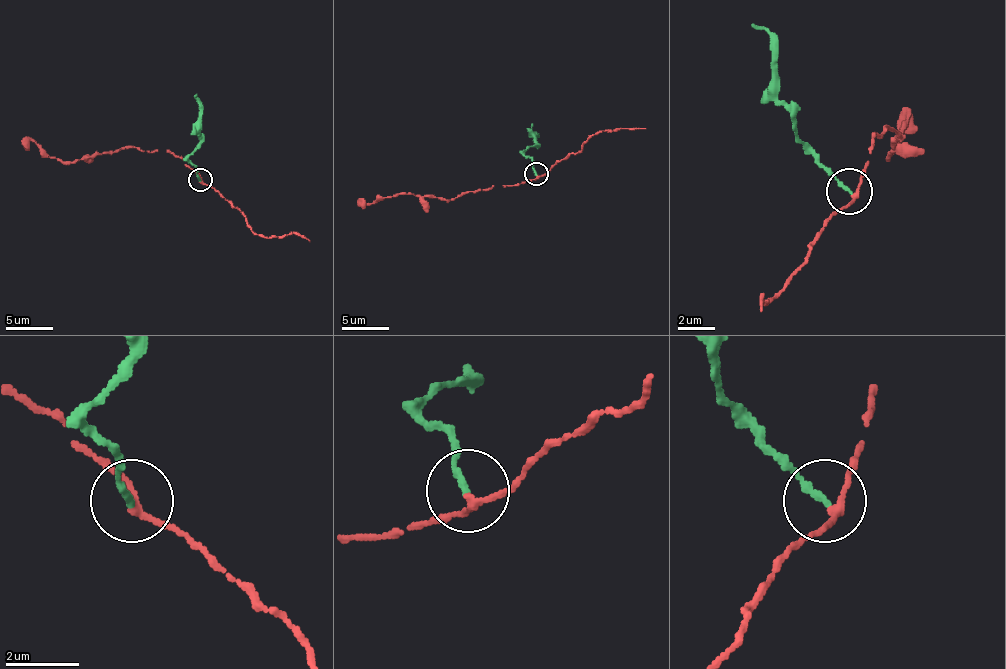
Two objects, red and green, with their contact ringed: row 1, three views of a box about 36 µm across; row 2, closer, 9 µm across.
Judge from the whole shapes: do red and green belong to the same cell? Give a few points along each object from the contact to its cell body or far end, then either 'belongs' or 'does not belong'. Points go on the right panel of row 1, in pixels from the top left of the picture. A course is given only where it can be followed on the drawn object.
red runs (850, 192), (869, 159), (874, 132), (878, 136), (883, 127), (901, 136), (887, 155), (906, 118), (897, 122); green runs (850, 192), (808, 145), (795, 118), (776, 94), (771, 39), (753, 25); does not belong

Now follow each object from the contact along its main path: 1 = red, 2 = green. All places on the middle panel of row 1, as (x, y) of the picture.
1: (537, 174), (522, 184), (465, 191), (449, 200), (413, 193), (396, 193), (370, 203), (358, 198)
2: (537, 174), (525, 153), (534, 145), (532, 124)

